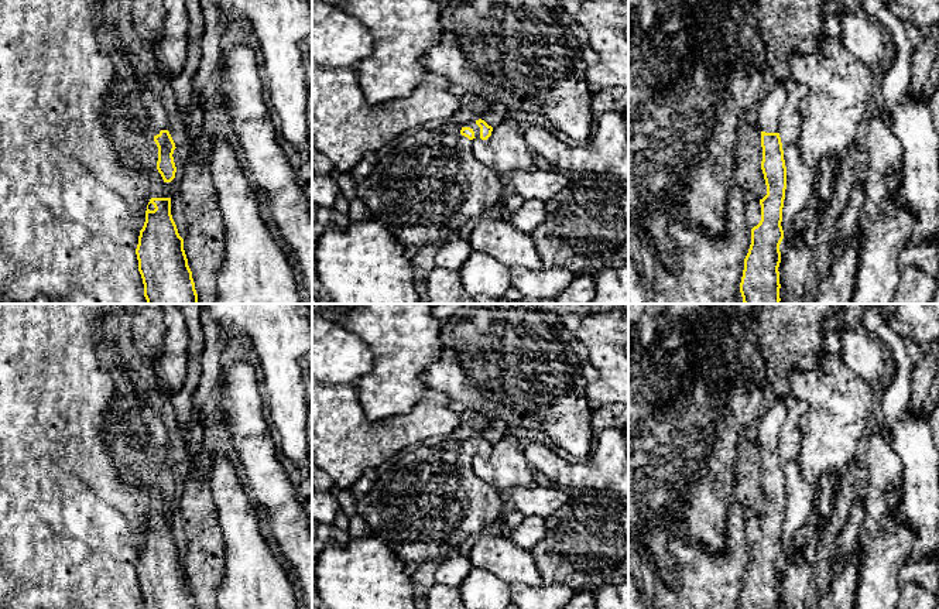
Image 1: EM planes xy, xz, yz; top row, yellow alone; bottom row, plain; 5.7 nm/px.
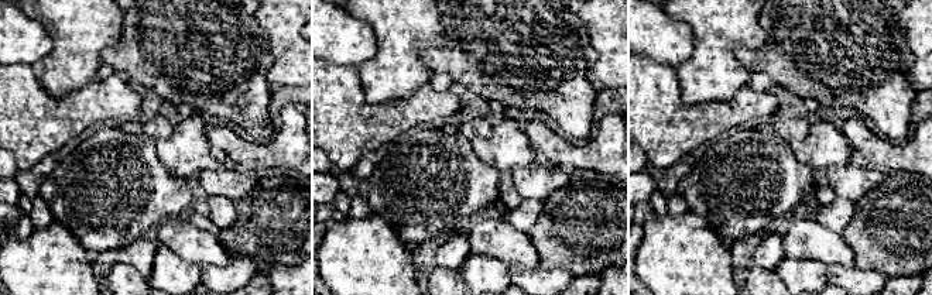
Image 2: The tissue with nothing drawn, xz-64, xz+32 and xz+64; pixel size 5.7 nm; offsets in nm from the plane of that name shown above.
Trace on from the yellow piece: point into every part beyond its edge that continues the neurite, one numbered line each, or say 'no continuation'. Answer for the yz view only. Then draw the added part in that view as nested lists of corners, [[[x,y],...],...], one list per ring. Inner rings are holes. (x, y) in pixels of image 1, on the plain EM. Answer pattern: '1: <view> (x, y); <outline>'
1: yz (773, 417); [[[768,396],[765,401],[765,410],[761,414],[758,425],[758,439],[761,448],[779,449],[781,444],[781,427],[785,420],[785,404],[782,400],[774,396]]]

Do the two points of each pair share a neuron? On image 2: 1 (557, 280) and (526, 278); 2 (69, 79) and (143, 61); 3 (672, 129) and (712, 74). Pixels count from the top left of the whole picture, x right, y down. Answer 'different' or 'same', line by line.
1: same
2: different
3: different

